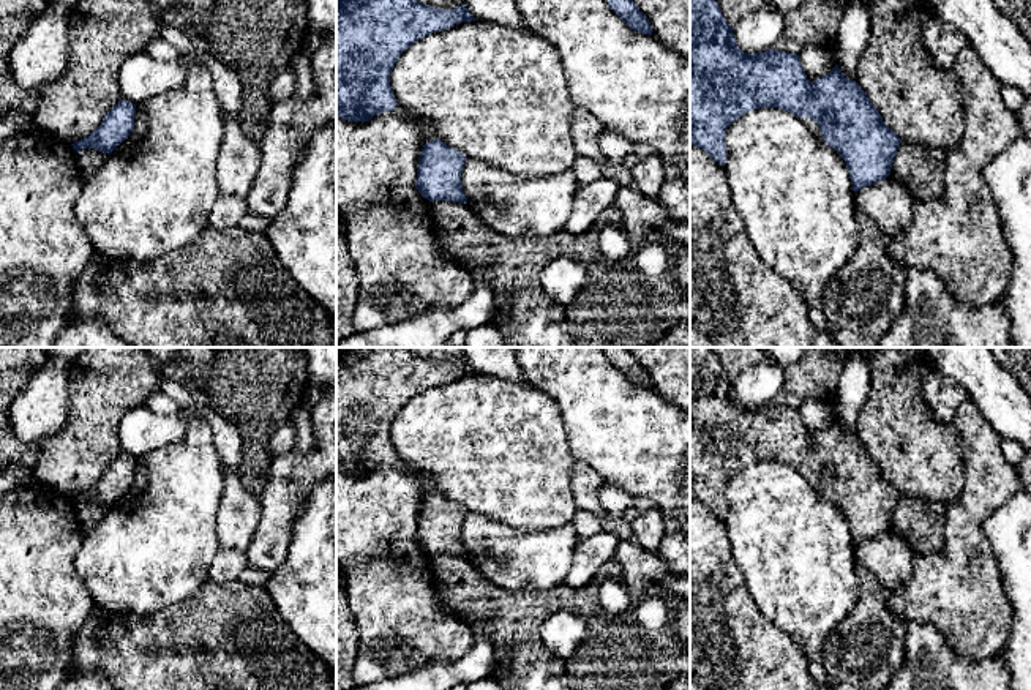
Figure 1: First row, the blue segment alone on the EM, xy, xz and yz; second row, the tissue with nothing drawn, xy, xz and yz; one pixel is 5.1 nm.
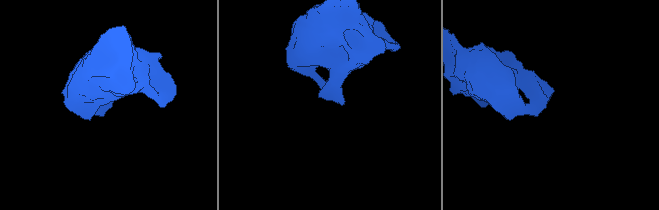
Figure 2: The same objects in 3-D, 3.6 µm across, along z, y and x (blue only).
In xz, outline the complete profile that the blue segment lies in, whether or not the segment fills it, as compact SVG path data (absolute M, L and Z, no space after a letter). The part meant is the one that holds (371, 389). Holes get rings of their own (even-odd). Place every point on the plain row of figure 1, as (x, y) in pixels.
M344 347L336 355L336 469L368 475L377 467L392 466L398 455L390 441L390 426L401 407L423 390L467 374L478 373L466 358L442 363L407 347L373 347L366 354Z

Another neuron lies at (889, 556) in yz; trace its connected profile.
M886 531L854 546L857 564L867 567L889 589L903 586L913 573L916 551L911 540L897 531Z

